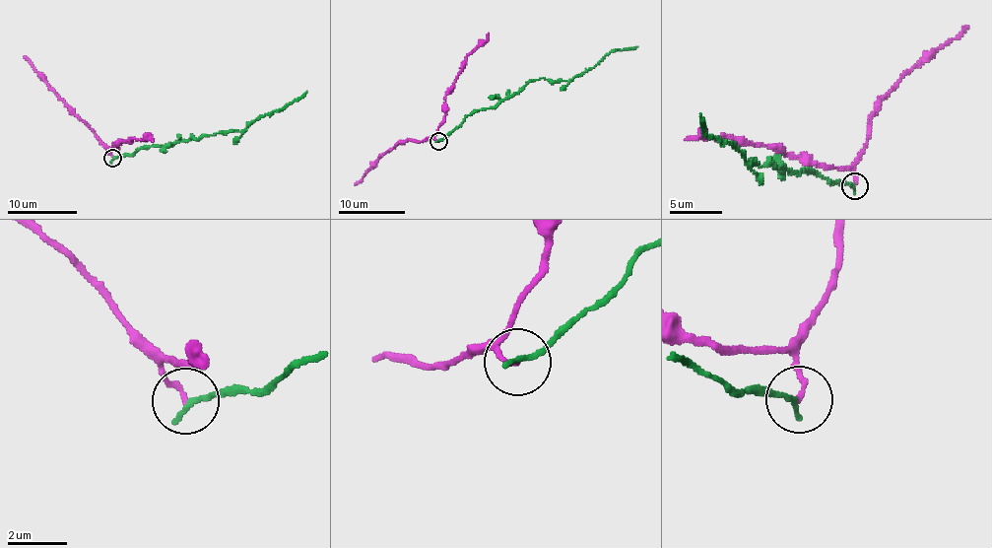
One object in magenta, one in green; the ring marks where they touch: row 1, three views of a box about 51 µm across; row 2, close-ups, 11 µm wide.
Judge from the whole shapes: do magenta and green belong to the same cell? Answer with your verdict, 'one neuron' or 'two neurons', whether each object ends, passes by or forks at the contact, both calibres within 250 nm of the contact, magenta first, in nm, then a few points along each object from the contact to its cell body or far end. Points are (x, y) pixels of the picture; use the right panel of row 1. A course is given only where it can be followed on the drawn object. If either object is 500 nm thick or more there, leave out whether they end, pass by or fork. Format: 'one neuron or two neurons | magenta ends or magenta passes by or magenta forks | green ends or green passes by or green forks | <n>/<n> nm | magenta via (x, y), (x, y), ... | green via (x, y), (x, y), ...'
two neurons | magenta ends | green ends | 180/220 nm | magenta via (854, 186), (855, 159), (867, 144), (875, 108), (906, 74), (968, 26) | green via (854, 186), (833, 183), (814, 170), (799, 175), (753, 161), (751, 166), (744, 154), (702, 133), (700, 113)

